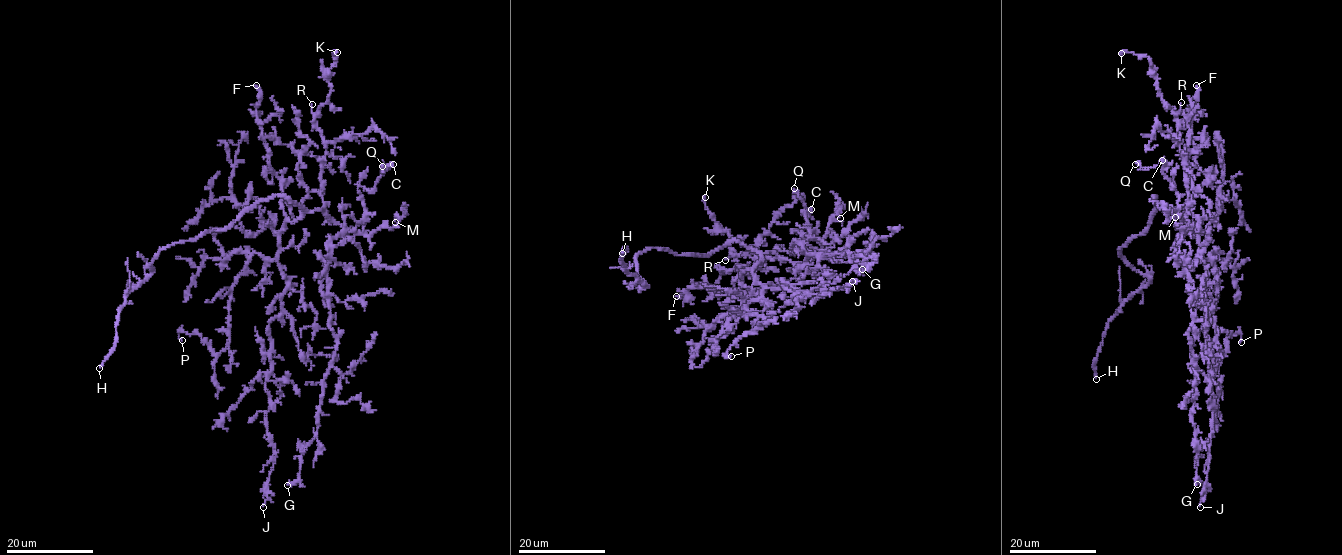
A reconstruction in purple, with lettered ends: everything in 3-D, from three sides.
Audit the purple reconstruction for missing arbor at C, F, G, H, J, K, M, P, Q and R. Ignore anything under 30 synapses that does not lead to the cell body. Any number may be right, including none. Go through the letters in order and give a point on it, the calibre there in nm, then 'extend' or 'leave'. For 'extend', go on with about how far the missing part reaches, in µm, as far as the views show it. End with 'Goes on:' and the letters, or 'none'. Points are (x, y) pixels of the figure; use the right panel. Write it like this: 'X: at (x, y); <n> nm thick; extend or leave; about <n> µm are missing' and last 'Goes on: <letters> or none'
C: at (1162, 160); 600 nm thick; leave
F: at (1196, 85); 200 nm thick; leave
G: at (1197, 484); 110 nm thick; leave
H: at (1096, 379); 200 nm thick; extend; about 70 µm are missing
J: at (1200, 507); 110 nm thick; leave
K: at (1121, 53); 180 nm thick; leave
M: at (1175, 217); 150 nm thick; leave
P: at (1241, 342); 140 nm thick; leave
Q: at (1135, 164); 120 nm thick; leave
R: at (1181, 102); 130 nm thick; leave
Goes on: H

